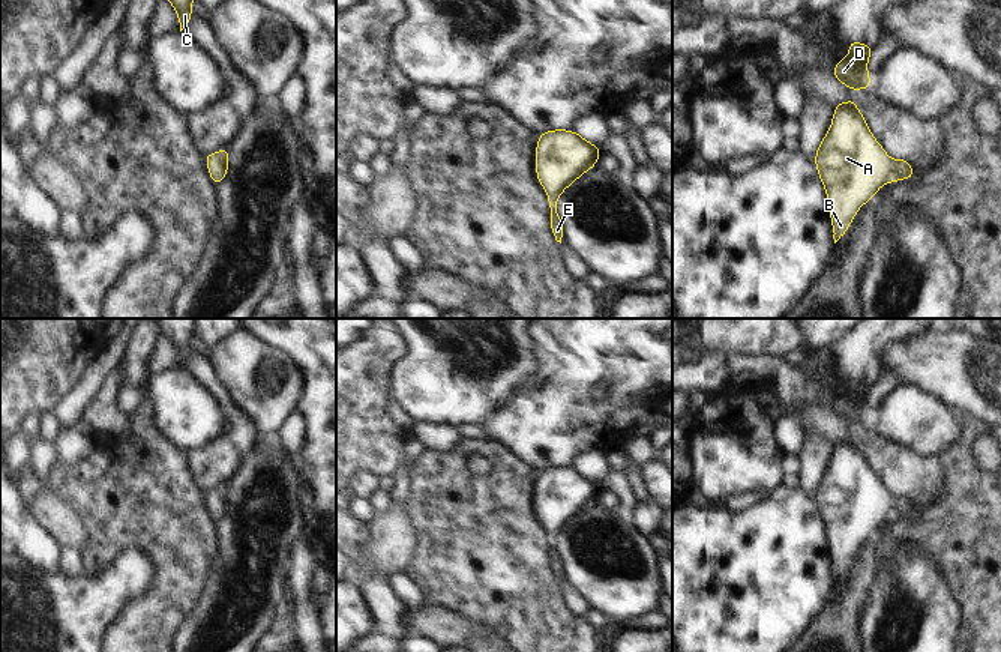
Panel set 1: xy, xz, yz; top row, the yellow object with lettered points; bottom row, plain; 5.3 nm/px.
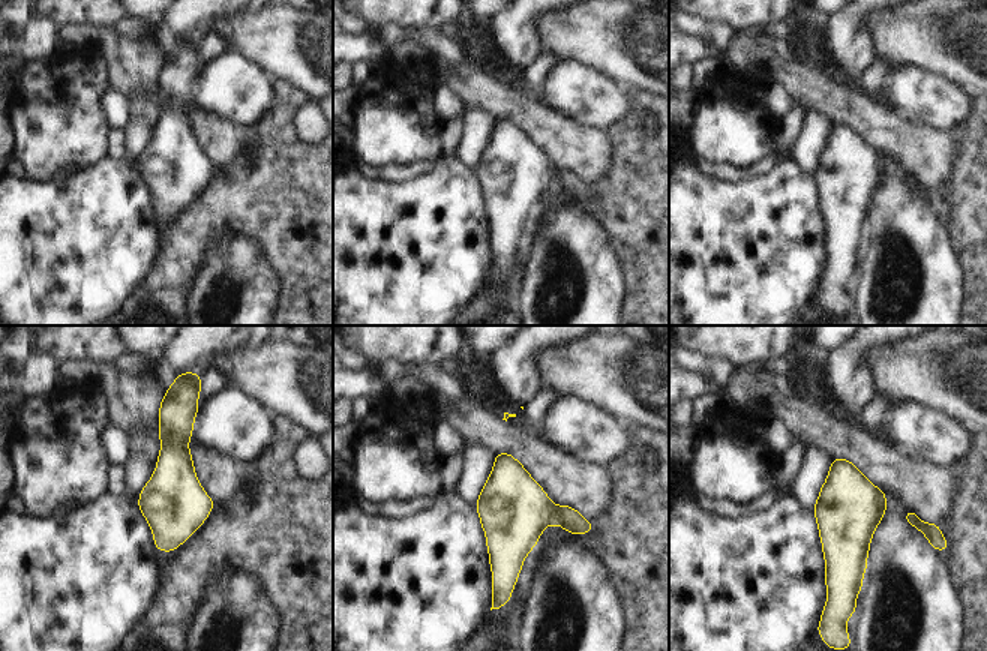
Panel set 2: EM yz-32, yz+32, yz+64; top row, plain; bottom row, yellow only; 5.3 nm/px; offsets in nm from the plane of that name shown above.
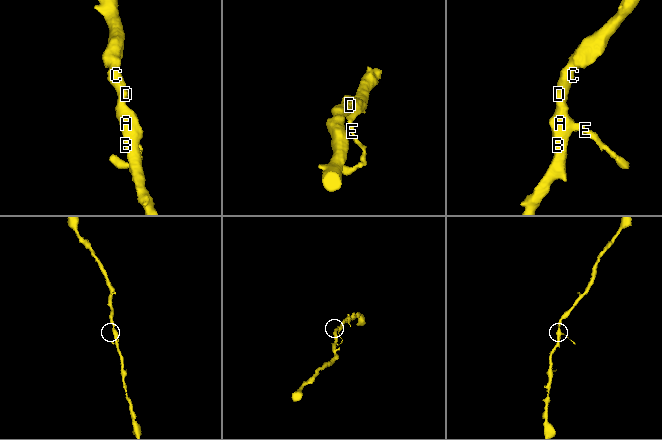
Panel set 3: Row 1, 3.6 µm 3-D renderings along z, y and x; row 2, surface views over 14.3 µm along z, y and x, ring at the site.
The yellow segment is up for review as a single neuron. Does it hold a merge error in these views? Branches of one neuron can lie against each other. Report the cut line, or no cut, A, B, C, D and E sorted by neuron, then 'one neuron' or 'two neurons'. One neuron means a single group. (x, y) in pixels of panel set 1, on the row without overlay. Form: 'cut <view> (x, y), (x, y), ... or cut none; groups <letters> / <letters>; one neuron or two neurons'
cut none; groups A B C D E; one neuron

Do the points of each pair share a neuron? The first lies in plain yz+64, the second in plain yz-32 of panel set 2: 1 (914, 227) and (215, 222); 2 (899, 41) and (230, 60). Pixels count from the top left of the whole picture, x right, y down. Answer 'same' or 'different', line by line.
1: different
2: different

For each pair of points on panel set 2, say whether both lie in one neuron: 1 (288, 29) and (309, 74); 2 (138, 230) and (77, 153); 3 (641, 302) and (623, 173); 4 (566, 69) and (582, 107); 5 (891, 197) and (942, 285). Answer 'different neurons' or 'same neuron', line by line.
1: same neuron
2: different neurons
3: same neuron
4: same neuron
5: same neuron

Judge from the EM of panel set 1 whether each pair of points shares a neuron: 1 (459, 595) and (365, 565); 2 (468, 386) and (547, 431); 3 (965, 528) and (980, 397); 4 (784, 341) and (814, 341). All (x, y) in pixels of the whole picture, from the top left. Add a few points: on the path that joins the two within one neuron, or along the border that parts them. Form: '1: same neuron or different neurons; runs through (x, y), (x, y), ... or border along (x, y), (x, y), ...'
1: different neurons; border along (419, 538), (420, 544), (416, 559), (405, 571)
2: different neurons; border along (527, 382), (483, 425)
3: different neurons; border along (952, 409), (961, 410), (985, 425)
4: different neurons; border along (800, 334), (803, 346)

